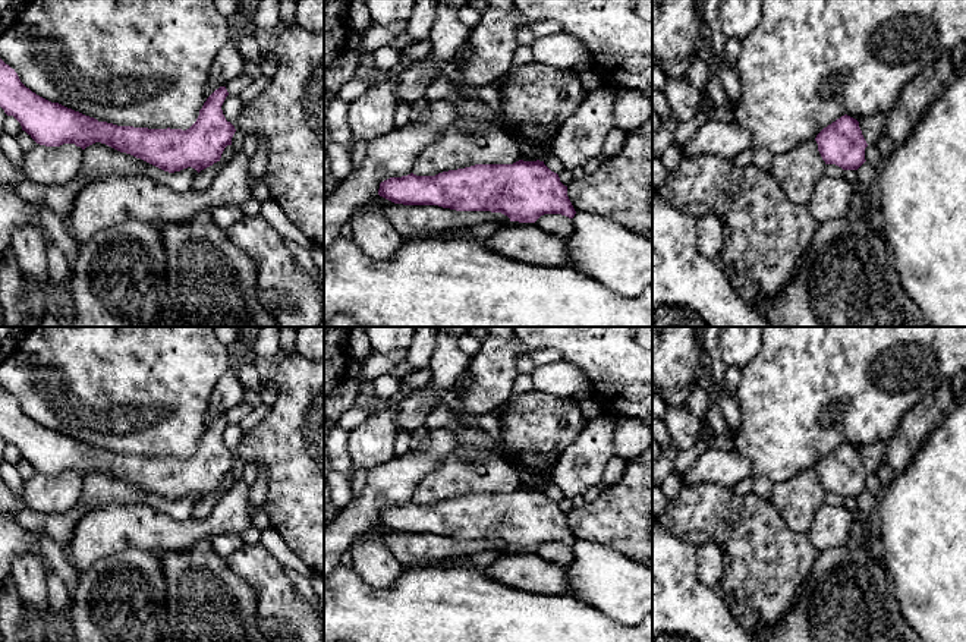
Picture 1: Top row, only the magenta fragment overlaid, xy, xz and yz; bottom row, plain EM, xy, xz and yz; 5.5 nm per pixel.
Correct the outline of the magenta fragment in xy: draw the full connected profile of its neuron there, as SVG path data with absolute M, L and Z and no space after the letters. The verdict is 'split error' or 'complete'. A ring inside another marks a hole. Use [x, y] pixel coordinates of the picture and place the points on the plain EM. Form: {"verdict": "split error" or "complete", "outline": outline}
{"verdict": "complete", "outline": "M0 387L0 435L13 444L37 472L60 475L75 472L85 478L101 471L141 487L164 500L192 495L198 501L220 490L236 460L221 434L226 415L215 418L186 459L117 454L51 431L26 416L15 397Z"}

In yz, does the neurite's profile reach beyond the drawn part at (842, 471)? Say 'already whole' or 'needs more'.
already whole

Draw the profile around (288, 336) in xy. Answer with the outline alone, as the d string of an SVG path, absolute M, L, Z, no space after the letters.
M286 327L280 330L280 350L290 355L295 350L296 330L293 327Z

